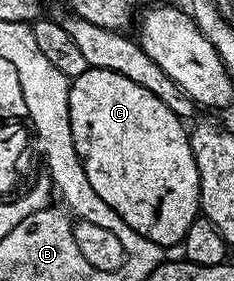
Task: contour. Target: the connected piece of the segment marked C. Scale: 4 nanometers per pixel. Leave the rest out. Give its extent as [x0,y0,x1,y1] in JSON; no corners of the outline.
[69,68,201,247]

